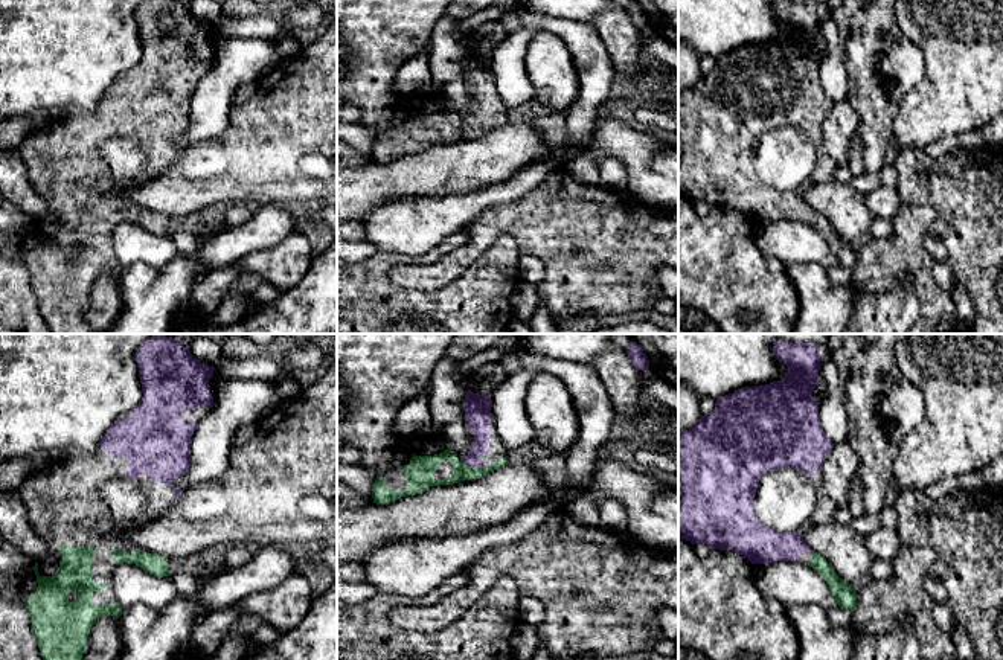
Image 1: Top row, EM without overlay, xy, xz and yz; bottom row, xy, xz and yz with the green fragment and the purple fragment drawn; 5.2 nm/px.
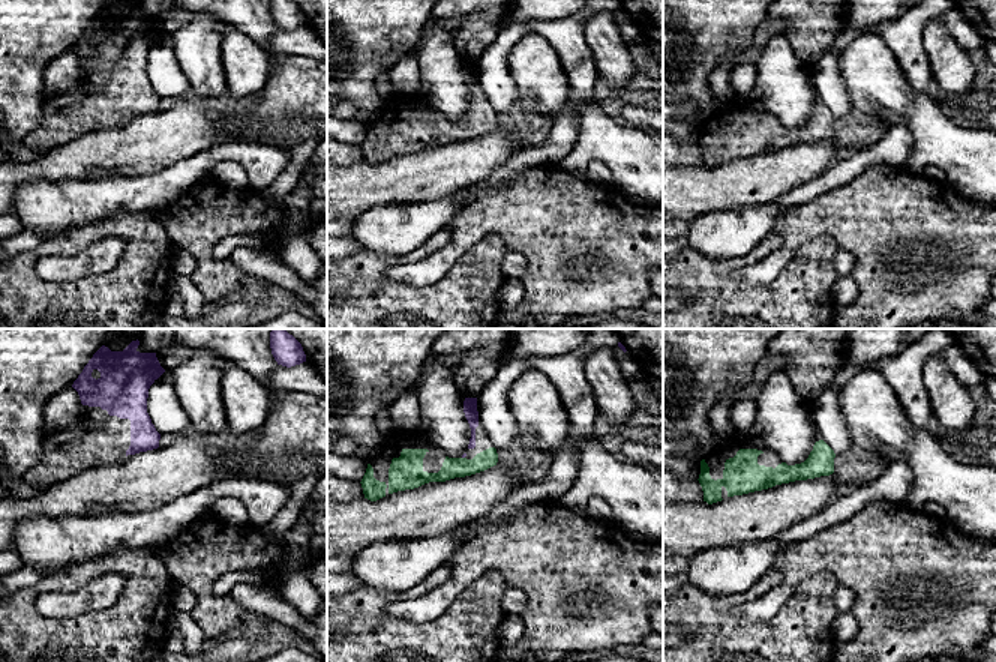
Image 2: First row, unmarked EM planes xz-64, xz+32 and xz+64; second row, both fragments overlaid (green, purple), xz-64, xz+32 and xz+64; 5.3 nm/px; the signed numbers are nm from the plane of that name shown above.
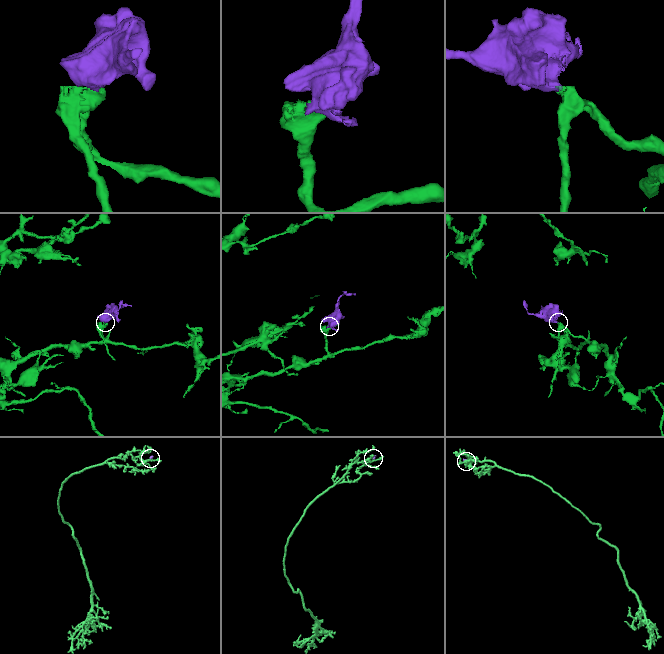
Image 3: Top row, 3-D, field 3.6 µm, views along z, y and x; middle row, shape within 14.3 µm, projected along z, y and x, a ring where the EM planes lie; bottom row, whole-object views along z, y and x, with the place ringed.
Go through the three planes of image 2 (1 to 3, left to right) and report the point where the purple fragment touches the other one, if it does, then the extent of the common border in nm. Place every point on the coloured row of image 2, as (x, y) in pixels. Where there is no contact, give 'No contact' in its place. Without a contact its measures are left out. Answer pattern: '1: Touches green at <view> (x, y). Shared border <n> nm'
1: No contact
2: No contact
3: No contact

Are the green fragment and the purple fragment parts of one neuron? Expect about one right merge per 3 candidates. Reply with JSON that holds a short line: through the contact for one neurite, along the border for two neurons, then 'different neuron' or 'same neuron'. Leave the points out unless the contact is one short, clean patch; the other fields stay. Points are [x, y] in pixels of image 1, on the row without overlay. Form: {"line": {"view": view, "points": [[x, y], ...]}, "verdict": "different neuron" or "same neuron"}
{"line": {"view": "xz", "points": [[461, 130], [476, 125], [479, 78]]}, "verdict": "same neuron"}

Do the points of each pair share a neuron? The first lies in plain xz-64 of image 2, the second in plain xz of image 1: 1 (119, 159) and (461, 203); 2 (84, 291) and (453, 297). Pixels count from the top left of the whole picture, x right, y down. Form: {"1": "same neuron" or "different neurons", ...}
{"1": "different neurons", "2": "same neuron"}

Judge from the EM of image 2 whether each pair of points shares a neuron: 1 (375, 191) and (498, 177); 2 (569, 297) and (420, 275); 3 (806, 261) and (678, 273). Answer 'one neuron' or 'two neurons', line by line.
1: two neurons
2: one neuron
3: one neuron

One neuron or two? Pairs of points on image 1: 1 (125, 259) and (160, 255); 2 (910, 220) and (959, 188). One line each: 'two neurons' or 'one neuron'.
1: one neuron
2: two neurons

